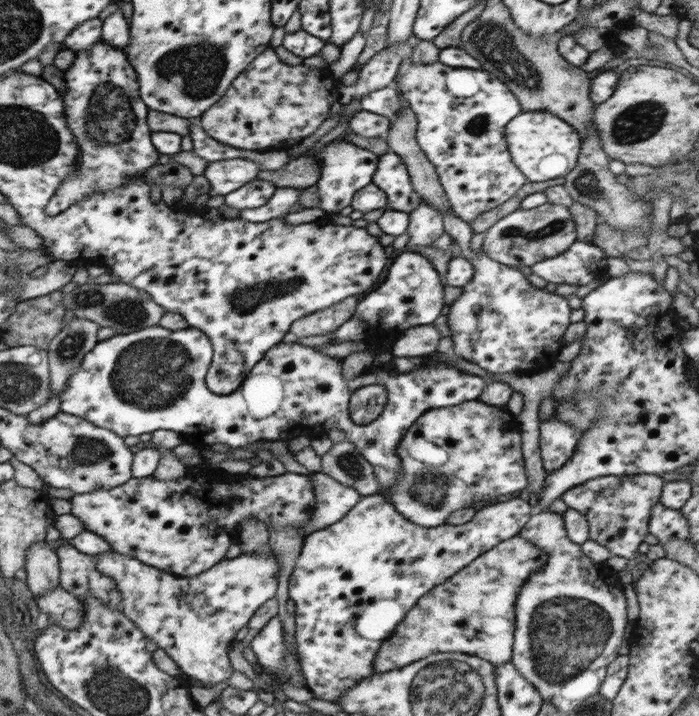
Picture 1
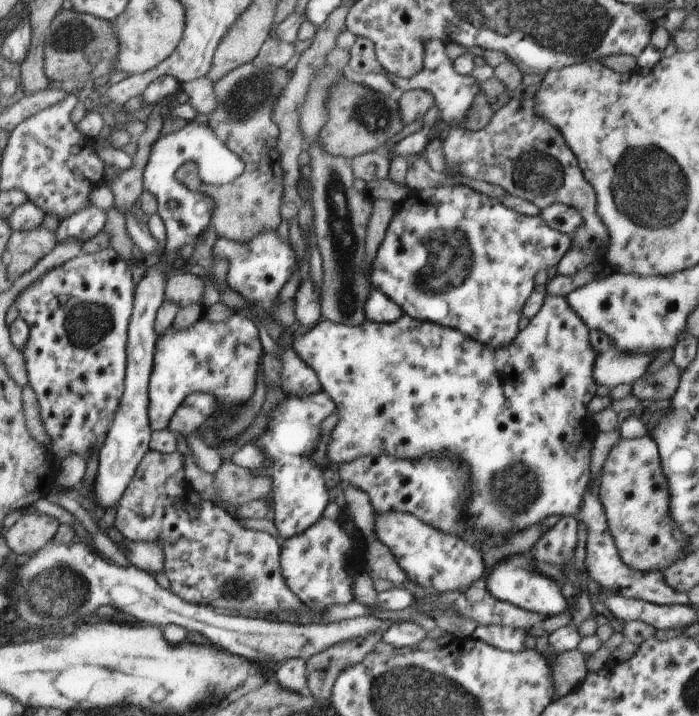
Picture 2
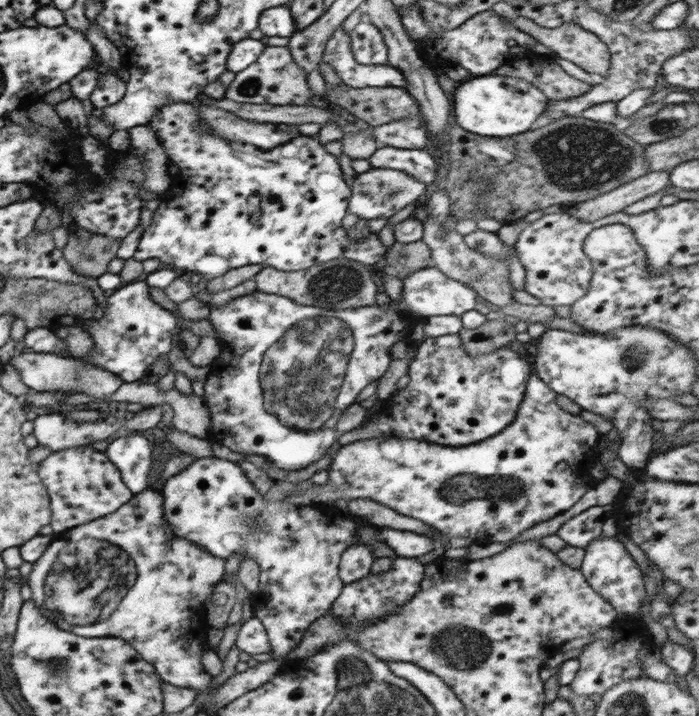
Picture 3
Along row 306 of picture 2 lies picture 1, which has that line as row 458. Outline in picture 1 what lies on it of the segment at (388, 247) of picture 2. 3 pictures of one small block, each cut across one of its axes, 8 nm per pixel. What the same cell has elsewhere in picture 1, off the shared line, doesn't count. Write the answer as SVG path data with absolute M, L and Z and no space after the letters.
M467 400L456 406L446 406L444 408L436 408L425 412L420 418L408 429L404 438L400 441L397 448L397 455L400 457L401 474L397 478L397 483L392 488L380 490L380 494L386 497L394 506L395 509L404 516L404 518L412 521L414 524L419 524L421 527L434 528L446 524L446 519L455 510L468 507L480 507L484 504L491 504L492 499L504 494L512 494L527 487L528 477L525 469L525 460L521 449L521 424L517 420L516 415L512 415L506 406L492 407L489 404L484 404L482 401Z

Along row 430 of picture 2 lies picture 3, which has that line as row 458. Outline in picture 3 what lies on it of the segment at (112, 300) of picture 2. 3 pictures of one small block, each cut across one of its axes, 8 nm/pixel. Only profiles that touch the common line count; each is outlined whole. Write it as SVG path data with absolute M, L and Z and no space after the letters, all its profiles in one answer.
M91 445L53 451L39 464L40 477L51 493L52 524L49 524L49 532L55 535L118 510L134 495L122 482L121 472L110 462L105 451L94 450Z

